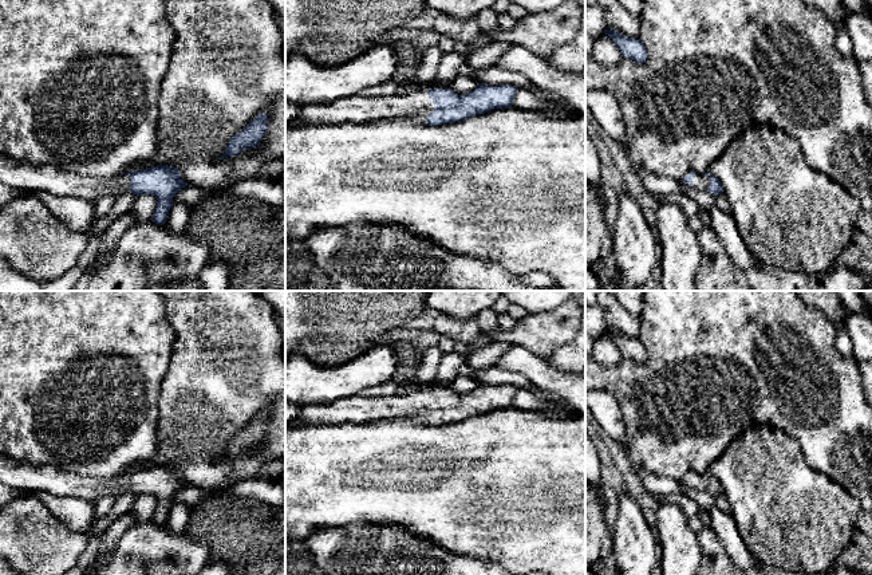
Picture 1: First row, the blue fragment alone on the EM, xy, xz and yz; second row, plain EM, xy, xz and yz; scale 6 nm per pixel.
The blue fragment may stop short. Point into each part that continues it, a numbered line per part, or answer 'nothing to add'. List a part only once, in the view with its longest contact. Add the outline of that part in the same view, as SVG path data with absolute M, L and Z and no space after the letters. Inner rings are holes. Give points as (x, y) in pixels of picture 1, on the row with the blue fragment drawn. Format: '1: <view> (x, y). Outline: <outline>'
1: xz (359, 109). Outline: M427 88L409 95L354 95L328 105L300 106L299 115L287 127L312 123L370 123L395 118L414 118L426 123L433 109Z

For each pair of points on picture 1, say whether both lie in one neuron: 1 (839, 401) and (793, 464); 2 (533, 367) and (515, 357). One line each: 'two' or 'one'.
1: two
2: one

